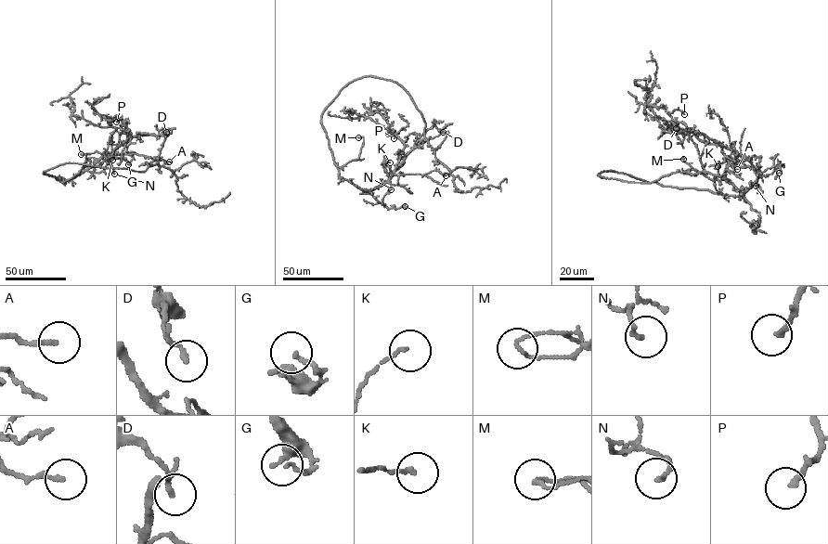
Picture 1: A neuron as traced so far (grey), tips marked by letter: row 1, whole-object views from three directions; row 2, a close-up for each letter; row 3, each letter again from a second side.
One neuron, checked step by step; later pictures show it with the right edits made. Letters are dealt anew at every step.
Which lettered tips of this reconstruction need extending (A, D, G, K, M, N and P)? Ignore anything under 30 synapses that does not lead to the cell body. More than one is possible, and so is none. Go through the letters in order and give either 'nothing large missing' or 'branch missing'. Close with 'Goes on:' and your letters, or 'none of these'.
A: nothing large missing
D: nothing large missing
G: nothing large missing
K: nothing large missing
M: nothing large missing
N: nothing large missing
P: nothing large missing
Goes on: none of these

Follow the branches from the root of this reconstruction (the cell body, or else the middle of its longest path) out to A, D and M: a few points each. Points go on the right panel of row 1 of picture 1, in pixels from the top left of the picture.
A: (647, 182), (739, 196), (756, 180), (757, 174), (747, 160), (738, 155), (733, 162), (729, 162), (737, 169)
D: (647, 182), (739, 196), (756, 180), (747, 160), (718, 142), (682, 129), (664, 132), (671, 123), (676, 128)
M: (647, 182), (710, 190), (724, 198), (717, 190), (713, 180), (694, 169), (683, 159)

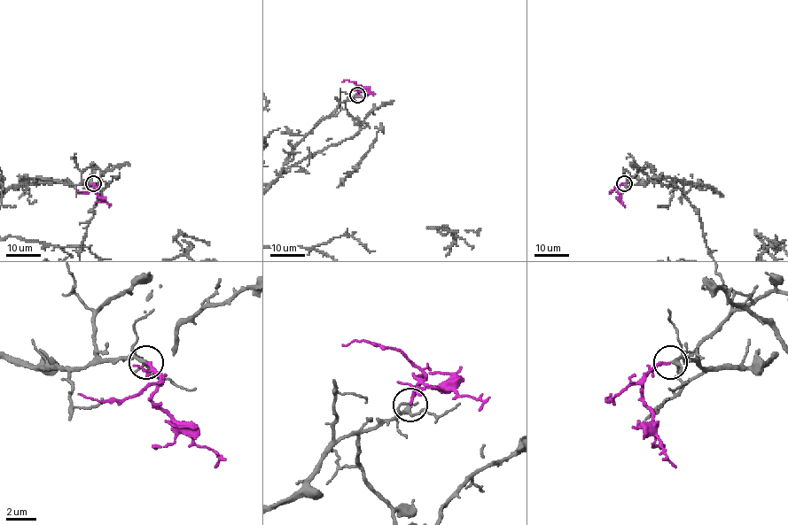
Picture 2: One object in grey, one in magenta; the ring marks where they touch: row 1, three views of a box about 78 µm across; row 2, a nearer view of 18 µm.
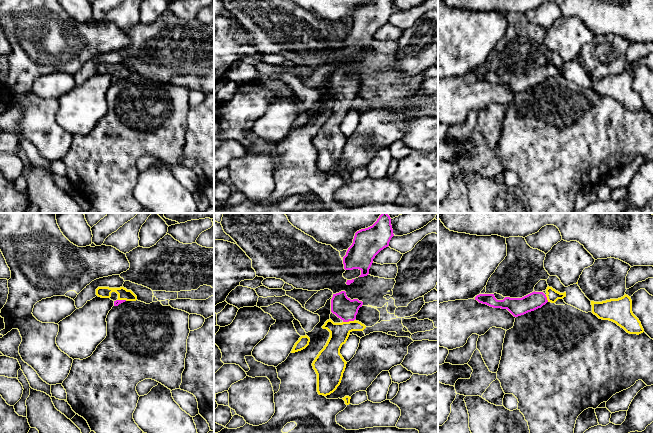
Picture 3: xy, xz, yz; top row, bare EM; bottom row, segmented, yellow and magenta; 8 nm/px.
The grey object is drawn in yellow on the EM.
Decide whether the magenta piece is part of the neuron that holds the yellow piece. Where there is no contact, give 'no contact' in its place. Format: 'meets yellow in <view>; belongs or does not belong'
meets yellow in xz; belongs

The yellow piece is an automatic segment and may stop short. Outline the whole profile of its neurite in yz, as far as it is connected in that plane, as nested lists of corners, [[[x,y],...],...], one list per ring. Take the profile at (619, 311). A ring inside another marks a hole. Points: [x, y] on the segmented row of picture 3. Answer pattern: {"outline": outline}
{"outline": [[[628,295],[602,302],[591,301],[592,313],[599,319],[616,323],[629,334],[641,334],[644,329],[632,312],[632,300]]]}

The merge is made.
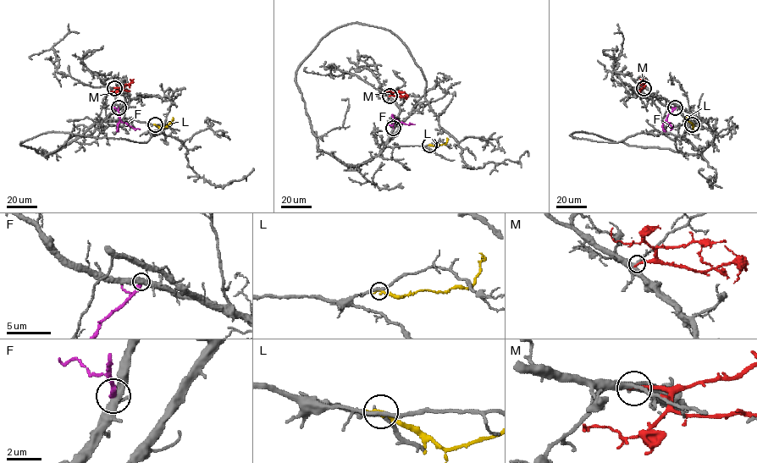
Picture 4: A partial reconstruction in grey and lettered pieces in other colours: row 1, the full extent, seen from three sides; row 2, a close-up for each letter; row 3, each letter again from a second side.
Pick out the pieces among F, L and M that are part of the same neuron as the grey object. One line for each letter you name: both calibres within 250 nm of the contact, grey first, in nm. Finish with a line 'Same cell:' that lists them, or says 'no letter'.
Same cell: no letter

